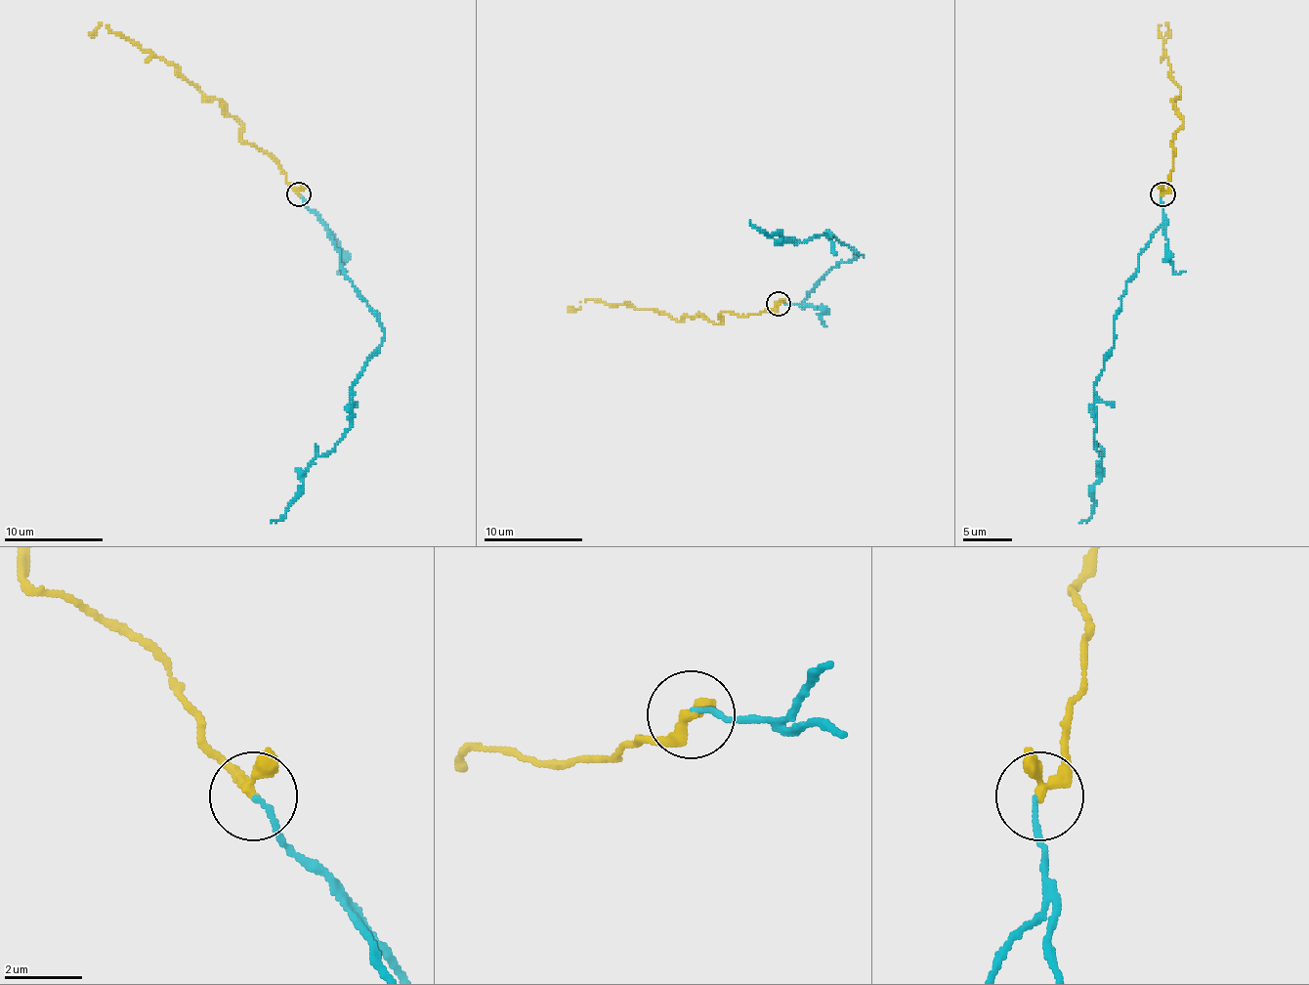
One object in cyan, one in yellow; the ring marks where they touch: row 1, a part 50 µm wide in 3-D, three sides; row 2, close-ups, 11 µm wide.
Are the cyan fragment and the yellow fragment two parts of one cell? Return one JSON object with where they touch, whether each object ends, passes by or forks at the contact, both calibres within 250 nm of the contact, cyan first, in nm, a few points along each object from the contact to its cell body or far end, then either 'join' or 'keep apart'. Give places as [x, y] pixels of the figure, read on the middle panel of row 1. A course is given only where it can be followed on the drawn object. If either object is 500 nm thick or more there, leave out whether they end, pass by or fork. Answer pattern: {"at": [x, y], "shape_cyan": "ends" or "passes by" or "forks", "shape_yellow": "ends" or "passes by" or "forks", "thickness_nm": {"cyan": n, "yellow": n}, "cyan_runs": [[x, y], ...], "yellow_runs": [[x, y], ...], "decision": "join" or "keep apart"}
{"at": [778, 303], "shape_cyan": "ends", "shape_yellow": "passes by", "thickness_nm": {"cyan": 120, "yellow": 260}, "cyan_runs": [[778, 302], [799, 304], [831, 267], [864, 255], [831, 235], [784, 242], [780, 235], [765, 235], [750, 220]], "yellow_runs": [[778, 304], [745, 317], [723, 312], [718, 323], [587, 299], [568, 307]], "decision": "keep apart"}

